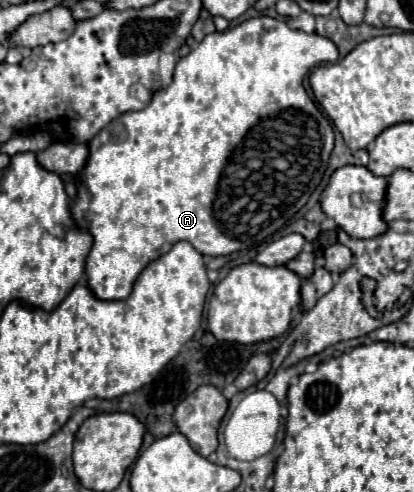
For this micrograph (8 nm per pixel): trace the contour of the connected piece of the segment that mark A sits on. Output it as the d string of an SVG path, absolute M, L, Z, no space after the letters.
M252 17L242 21L236 27L230 27L222 33L210 33L202 39L202 43L192 49L186 57L182 57L174 69L174 81L152 93L152 101L142 111L132 111L116 117L112 123L108 123L88 145L90 145L90 157L86 163L86 175L82 177L82 183L78 187L78 199L72 207L72 217L80 227L86 227L94 235L94 245L86 257L86 277L88 287L94 291L98 299L126 299L132 293L132 285L142 273L142 269L158 259L160 255L168 253L174 243L188 241L192 247L202 255L230 255L234 251L242 251L248 247L254 247L258 243L264 243L272 233L276 233L280 227L284 227L310 199L312 191L320 185L324 171L328 167L330 153L334 149L334 131L328 123L328 119L320 113L320 109L314 105L314 101L308 97L302 81L304 75L326 61L336 61L338 49L328 37L320 37L316 33L304 33L298 29L290 29L284 21L278 21L274 17Z

